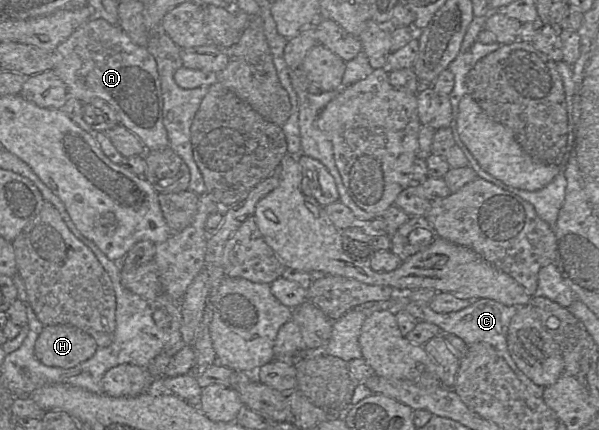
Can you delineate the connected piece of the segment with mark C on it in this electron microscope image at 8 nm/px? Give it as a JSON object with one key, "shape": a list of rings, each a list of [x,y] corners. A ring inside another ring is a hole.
{"shape":[[[481,298],[470,306],[450,313],[437,313],[433,311],[429,303],[415,303],[424,314],[424,321],[435,324],[441,329],[441,334],[449,333],[461,338],[468,346],[474,343],[485,342],[494,347],[497,353],[506,361],[516,374],[517,378],[524,384],[526,389],[535,397],[542,398],[544,387],[533,383],[515,364],[507,348],[507,331],[512,317],[523,306],[506,306],[497,301]]]}

